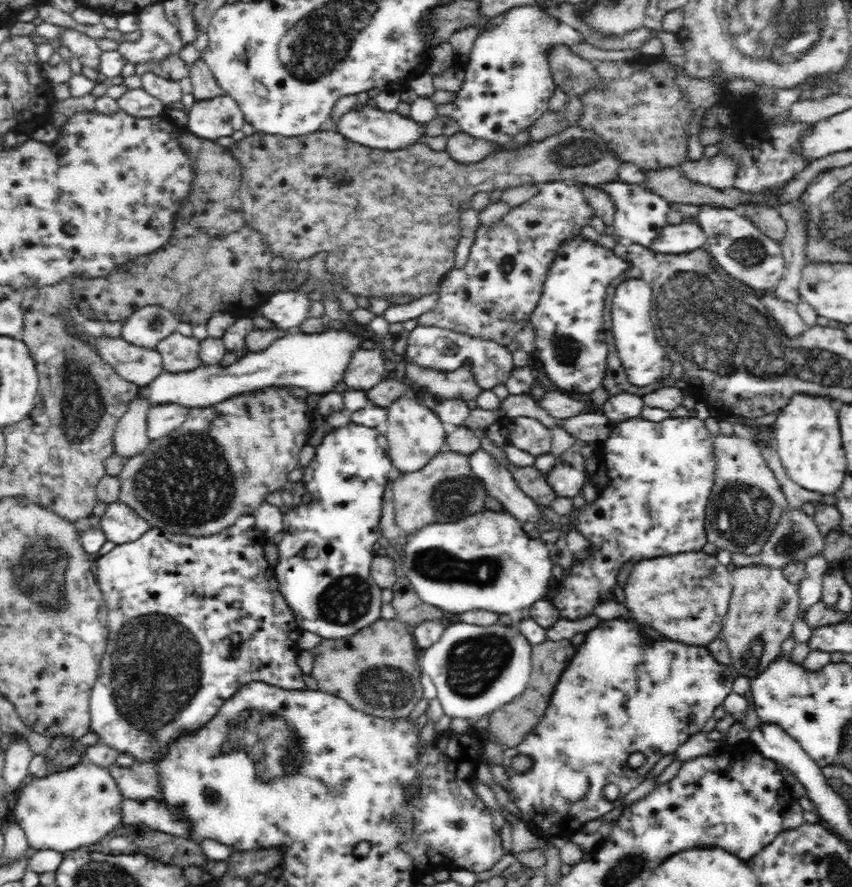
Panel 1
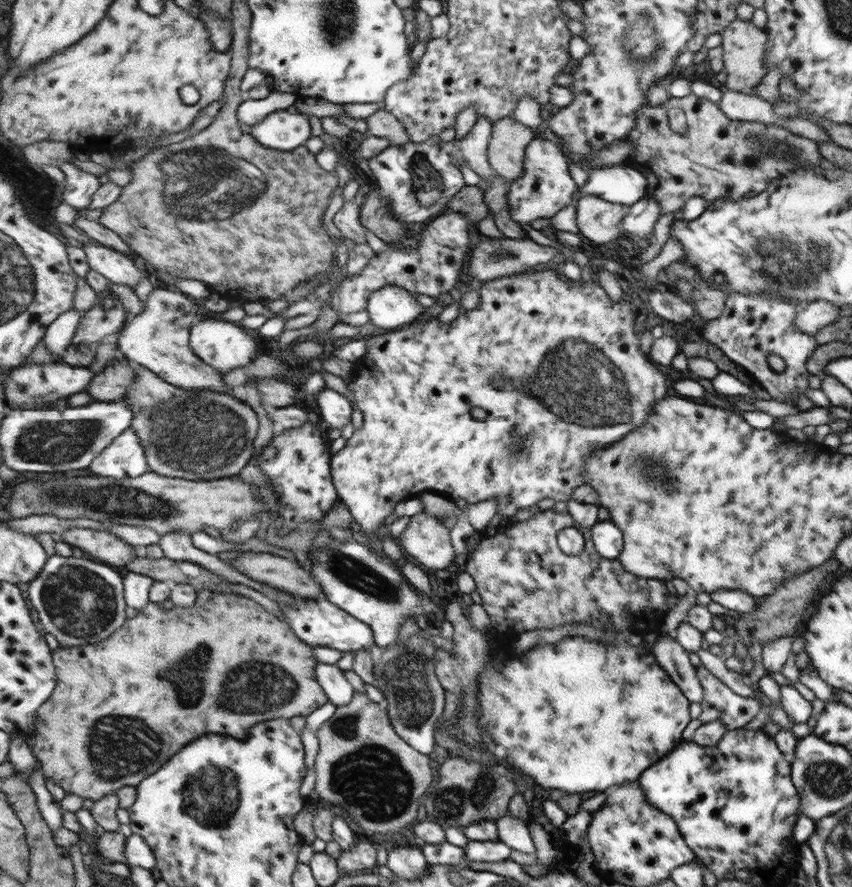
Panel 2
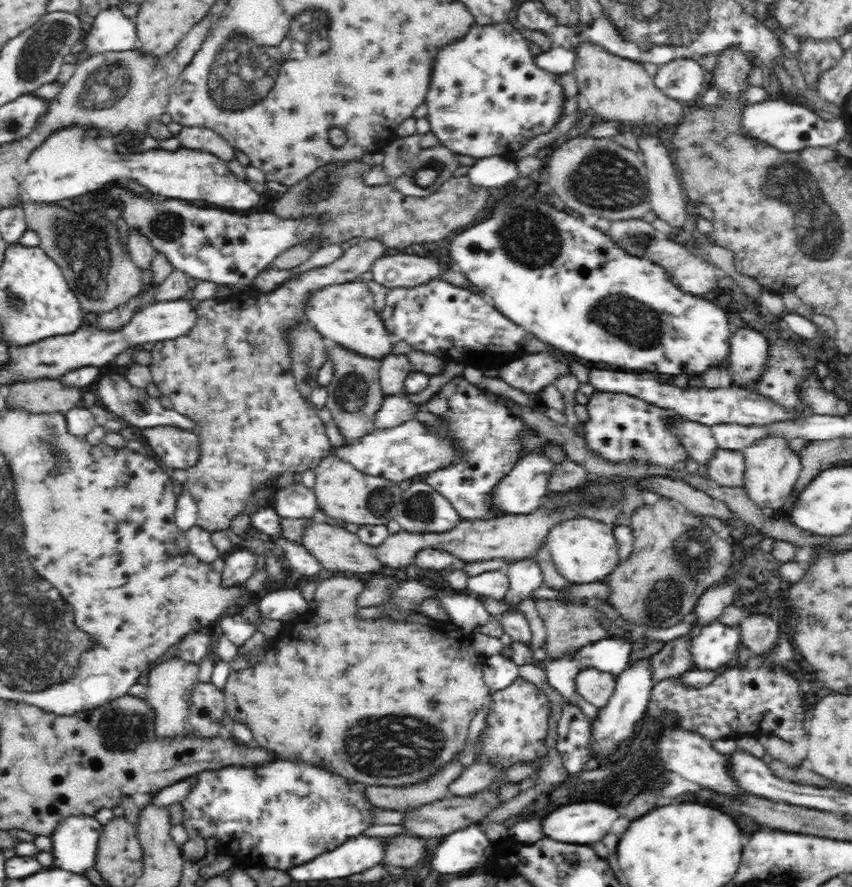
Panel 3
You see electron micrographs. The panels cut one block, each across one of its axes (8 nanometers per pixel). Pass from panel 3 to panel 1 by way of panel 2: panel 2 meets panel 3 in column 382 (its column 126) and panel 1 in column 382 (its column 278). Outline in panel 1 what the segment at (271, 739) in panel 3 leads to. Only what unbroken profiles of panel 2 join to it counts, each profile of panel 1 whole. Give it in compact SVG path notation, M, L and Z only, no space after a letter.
M379 617L372 624L358 629L358 632L337 639L322 638L310 651L310 675L316 678L319 689L338 698L344 699L352 708L365 713L382 717L383 719L406 718L419 700L424 698L424 691L420 678L422 678L421 661L418 654L422 651L414 642L412 626L396 617L386 620Z

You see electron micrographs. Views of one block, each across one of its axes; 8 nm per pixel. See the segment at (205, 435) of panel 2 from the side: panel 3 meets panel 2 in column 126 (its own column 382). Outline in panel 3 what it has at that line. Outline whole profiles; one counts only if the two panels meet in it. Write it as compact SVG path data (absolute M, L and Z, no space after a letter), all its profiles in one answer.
M328 340L326 342L328 345L324 346L324 355L334 367L332 380L326 386L328 391L326 407L333 416L332 422L342 429L347 442L352 442L374 431L372 418L383 399L378 382L381 359L376 356L366 356L365 353L358 352L354 348L346 348L342 344Z

